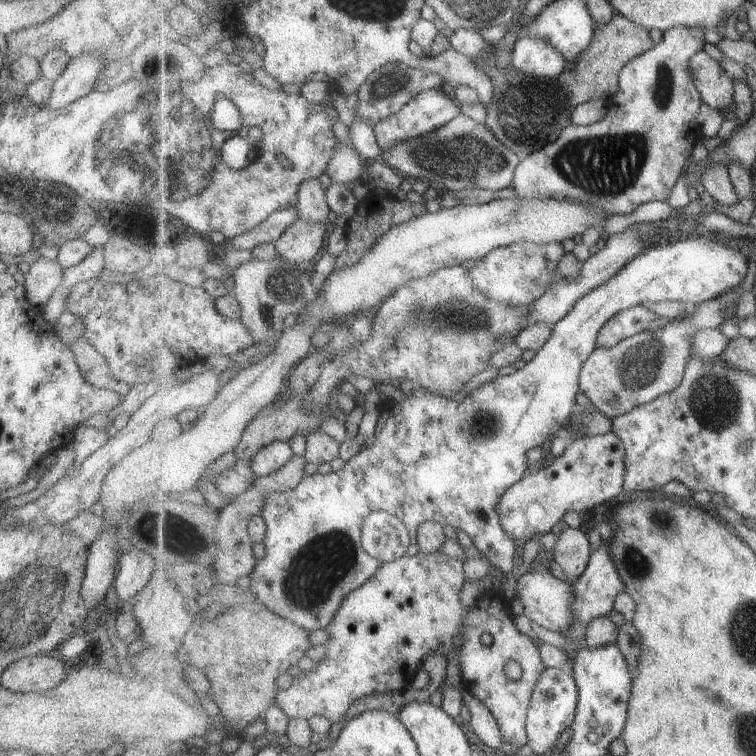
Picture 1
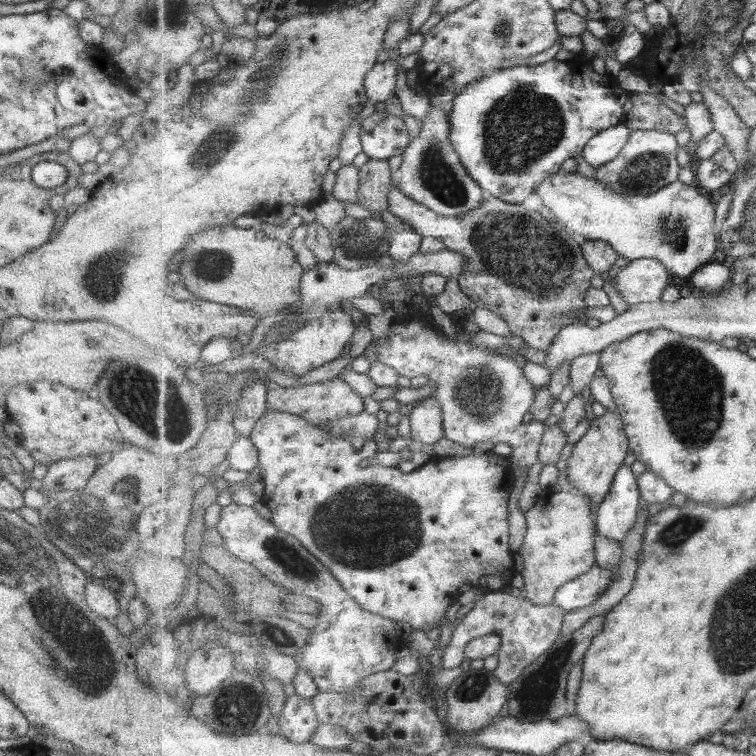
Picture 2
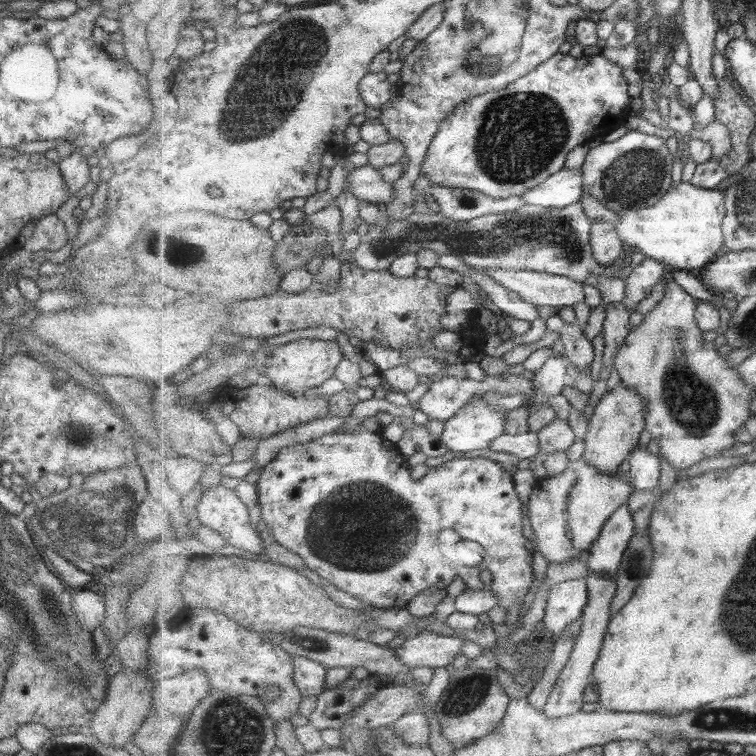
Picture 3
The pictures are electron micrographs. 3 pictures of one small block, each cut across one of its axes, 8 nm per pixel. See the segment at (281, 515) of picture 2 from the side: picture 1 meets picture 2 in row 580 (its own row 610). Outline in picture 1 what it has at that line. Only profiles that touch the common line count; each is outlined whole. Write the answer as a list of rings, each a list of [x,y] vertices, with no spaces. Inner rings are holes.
[[[422,551],[410,552],[398,560],[385,563],[372,579],[367,580],[357,591],[351,592],[344,604],[341,604],[332,623],[325,628],[328,635],[324,644],[325,656],[315,662],[316,665],[311,670],[292,676],[289,688],[281,690],[276,697],[279,706],[290,718],[309,720],[313,716],[321,715],[327,716],[333,723],[338,723],[345,720],[342,718],[353,706],[353,702],[361,700],[363,696],[407,690],[417,672],[423,668],[427,654],[437,652],[447,658],[449,652],[454,652],[462,685],[495,714],[501,732],[505,734],[505,740],[518,747],[528,744],[529,706],[533,700],[533,692],[546,670],[540,647],[517,630],[515,614],[518,606],[510,602],[501,591],[488,590],[477,597],[468,610],[463,608],[459,598],[463,584],[467,581],[463,564],[465,560],[456,557]],[[485,633],[494,639],[489,646],[483,646],[481,642],[481,636]],[[455,636],[461,636],[463,639],[459,649],[455,649],[453,645]],[[509,660],[514,660],[521,666],[522,676],[519,680],[507,678],[505,664]]]

